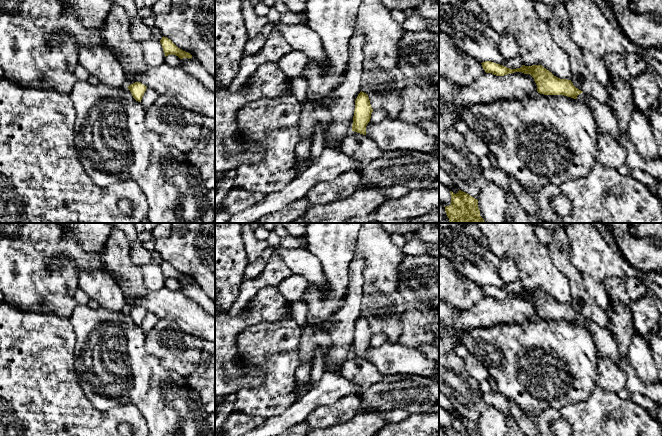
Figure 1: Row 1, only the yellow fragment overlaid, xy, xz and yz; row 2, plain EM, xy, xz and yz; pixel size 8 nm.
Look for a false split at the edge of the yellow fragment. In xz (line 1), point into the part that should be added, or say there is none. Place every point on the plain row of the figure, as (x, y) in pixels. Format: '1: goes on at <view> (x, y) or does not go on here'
1: does not go on here

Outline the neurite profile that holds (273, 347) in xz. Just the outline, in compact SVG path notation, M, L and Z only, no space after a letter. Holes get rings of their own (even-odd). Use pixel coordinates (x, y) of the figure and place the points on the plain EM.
M291 314L275 323L261 322L245 329L237 337L239 364L244 368L261 368L266 371L265 382L236 393L234 412L251 417L271 418L284 413L295 402L295 371L299 361L300 328Z

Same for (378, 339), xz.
M383 333L373 334L371 338L370 347L379 347L387 342L387 337Z

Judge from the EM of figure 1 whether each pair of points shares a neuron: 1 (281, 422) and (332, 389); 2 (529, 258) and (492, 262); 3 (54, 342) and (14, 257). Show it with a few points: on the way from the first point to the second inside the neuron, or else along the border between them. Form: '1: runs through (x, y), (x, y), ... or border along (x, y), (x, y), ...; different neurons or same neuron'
1: runs through (294, 415), (306, 403), (319, 395); same neuron
2: border along (487, 240), (488, 247), (500, 260); different neurons
3: border along (17, 308), (23, 311), (53, 313), (63, 318); different neurons

